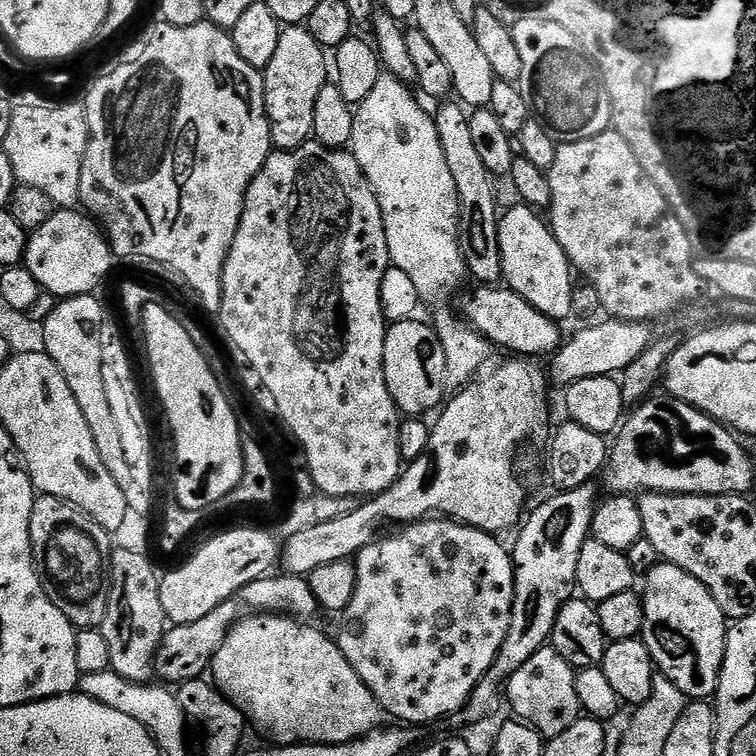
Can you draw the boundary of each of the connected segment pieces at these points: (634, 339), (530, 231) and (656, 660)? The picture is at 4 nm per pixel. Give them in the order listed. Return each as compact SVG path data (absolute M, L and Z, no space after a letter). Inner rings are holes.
M615 318L605 319L605 324L592 324L572 337L565 339L551 357L550 380L553 385L567 386L582 378L610 376L624 373L632 362L654 341L648 324L626 322Z
M523 202L516 205L500 217L498 226L498 246L502 250L502 270L504 271L503 283L517 292L534 310L542 310L550 319L564 322L564 319L572 312L572 276L574 269L569 264L562 246L558 246L558 238L554 238L552 229L545 217L535 208L528 207Z
M661 562L655 564L646 573L648 585L642 588L644 602L644 631L642 639L646 650L650 650L650 658L658 669L659 675L670 678L678 690L689 701L704 702L715 697L716 687L720 681L720 667L724 665L724 641L728 639L729 625L726 623L724 611L714 602L710 590L698 582L686 570L678 566Z

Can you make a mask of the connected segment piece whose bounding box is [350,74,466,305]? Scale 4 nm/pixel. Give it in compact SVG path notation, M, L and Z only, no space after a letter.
M387 74L381 75L378 86L374 86L374 90L370 90L370 95L355 109L354 134L352 135L350 151L354 159L358 162L358 166L362 166L362 170L366 174L366 178L370 182L374 194L378 198L378 206L382 206L382 222L386 226L386 246L390 250L391 267L402 270L414 281L414 287L418 290L420 299L425 305L444 304L448 300L448 292L454 291L463 280L466 280L464 259L460 253L460 207L458 206L458 190L456 189L454 177L450 175L450 166L446 166L446 154L442 154L442 142L438 142L436 121L430 115L430 112L427 112L412 97L412 91L413 89L409 85L404 84L398 78Z

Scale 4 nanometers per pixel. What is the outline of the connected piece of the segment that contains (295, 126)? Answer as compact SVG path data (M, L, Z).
M288 26L278 38L278 50L270 58L270 66L263 69L264 105L272 142L277 149L287 150L309 143L313 139L314 106L330 80L330 60L325 49L308 33L307 27Z

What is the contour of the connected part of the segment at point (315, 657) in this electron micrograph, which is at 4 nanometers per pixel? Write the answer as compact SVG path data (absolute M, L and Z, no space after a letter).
M271 614L245 615L233 624L231 630L226 634L222 646L218 646L218 654L214 654L212 659L211 679L216 687L244 713L247 723L251 727L253 724L262 735L269 736L273 740L271 741L273 745L344 744L370 734L381 723L382 709L379 702L374 698L374 694L370 694L366 682L362 682L362 678L358 678L358 674L354 674L354 666L350 666L350 662L346 662L340 645L336 643L335 639L331 635L327 636L326 633L319 632L316 628L311 628L308 624L311 623L301 622L299 619L291 616L274 616Z

